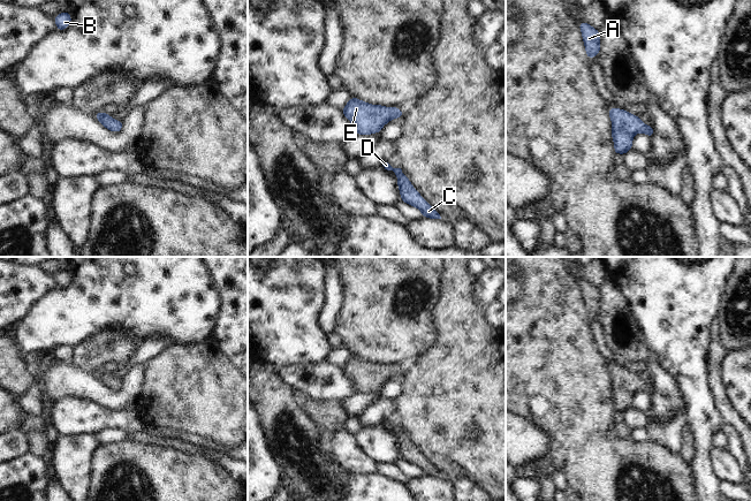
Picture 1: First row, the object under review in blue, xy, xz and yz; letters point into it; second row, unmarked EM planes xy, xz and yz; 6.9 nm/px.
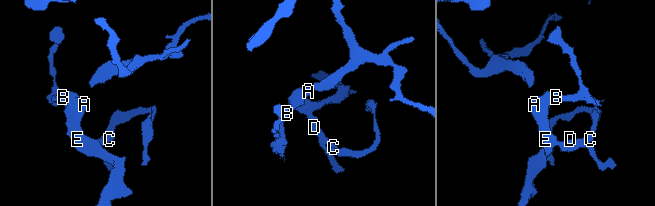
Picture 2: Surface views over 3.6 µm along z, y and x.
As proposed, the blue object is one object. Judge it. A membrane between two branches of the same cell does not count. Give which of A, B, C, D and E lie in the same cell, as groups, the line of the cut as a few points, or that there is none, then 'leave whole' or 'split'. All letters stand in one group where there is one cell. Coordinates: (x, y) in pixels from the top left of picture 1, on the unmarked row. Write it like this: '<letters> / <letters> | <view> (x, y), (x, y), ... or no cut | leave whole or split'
A B C D E | no cut | leave whole

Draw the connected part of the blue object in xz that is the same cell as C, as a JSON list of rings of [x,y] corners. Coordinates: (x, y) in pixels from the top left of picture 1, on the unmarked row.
[[[385,420],[382,424],[387,428],[392,428],[399,435],[397,446],[402,460],[418,466],[422,470],[423,476],[430,476],[433,478],[441,477],[437,468],[420,454],[417,447],[412,445],[410,438],[403,432],[401,426],[393,426],[388,420]]]

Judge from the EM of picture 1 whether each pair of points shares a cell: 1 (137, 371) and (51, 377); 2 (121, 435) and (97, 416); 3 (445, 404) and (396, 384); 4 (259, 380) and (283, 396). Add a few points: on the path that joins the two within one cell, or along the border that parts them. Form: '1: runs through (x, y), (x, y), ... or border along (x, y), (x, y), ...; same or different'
1: runs through (120, 394), (100, 394), (85, 385), (74, 382); same
2: border along (127, 432), (115, 427), (104, 427), (93, 433); different
3: border along (402, 376), (402, 391), (392, 400); different
4: runs through (265, 386), (278, 396); same

